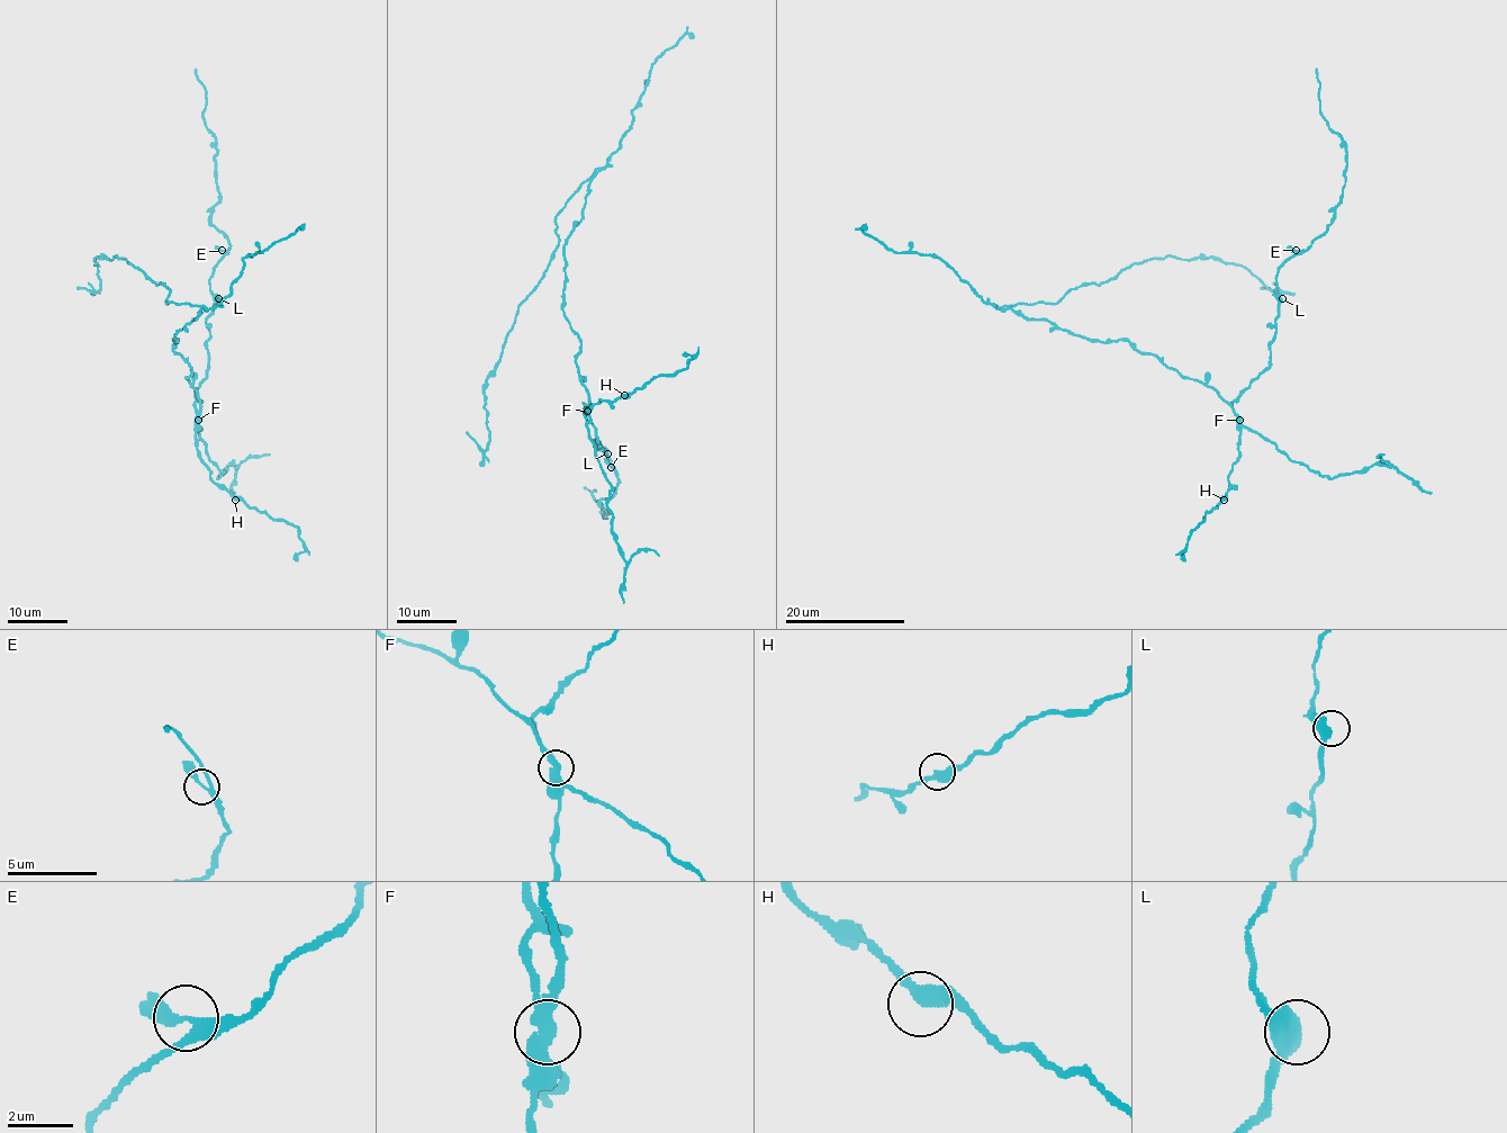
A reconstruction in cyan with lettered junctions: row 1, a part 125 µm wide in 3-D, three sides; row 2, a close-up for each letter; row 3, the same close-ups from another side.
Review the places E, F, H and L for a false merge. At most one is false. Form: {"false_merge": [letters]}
{"false_merge": ["F"]}

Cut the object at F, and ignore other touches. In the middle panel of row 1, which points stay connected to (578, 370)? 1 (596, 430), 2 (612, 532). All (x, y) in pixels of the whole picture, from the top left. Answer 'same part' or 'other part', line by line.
1: other part
2: same part

